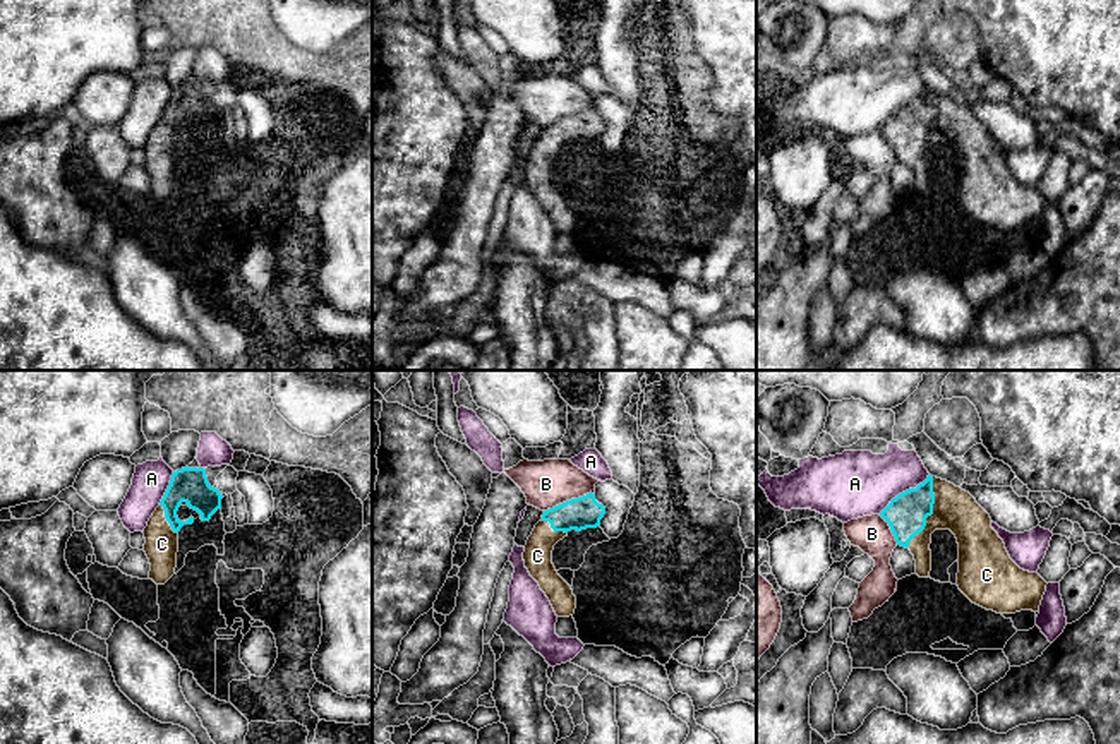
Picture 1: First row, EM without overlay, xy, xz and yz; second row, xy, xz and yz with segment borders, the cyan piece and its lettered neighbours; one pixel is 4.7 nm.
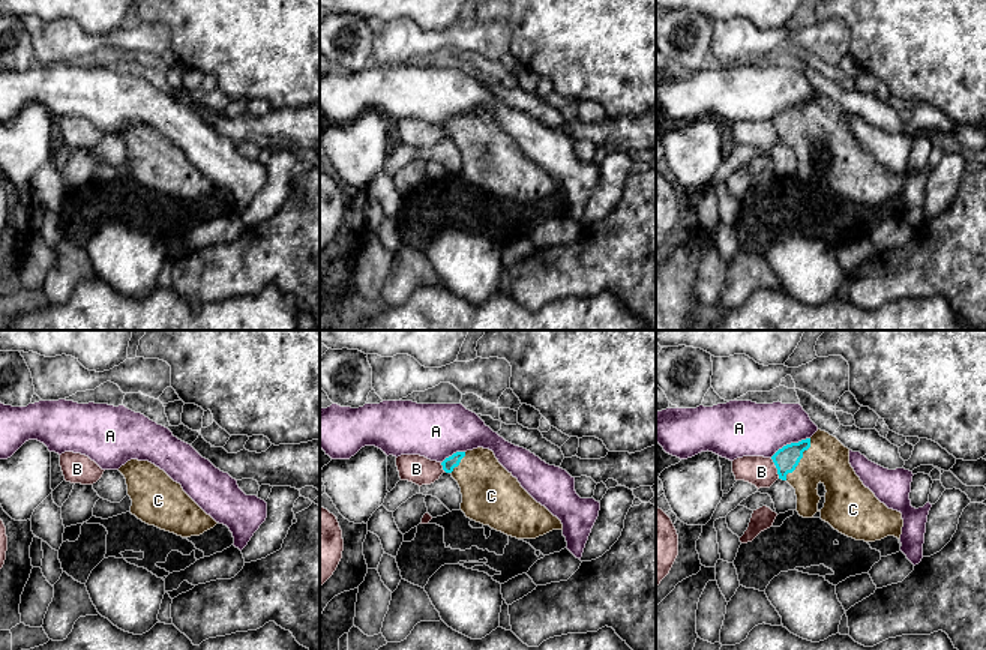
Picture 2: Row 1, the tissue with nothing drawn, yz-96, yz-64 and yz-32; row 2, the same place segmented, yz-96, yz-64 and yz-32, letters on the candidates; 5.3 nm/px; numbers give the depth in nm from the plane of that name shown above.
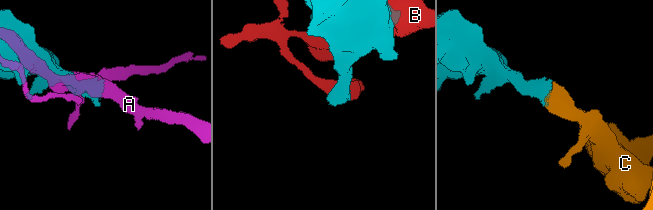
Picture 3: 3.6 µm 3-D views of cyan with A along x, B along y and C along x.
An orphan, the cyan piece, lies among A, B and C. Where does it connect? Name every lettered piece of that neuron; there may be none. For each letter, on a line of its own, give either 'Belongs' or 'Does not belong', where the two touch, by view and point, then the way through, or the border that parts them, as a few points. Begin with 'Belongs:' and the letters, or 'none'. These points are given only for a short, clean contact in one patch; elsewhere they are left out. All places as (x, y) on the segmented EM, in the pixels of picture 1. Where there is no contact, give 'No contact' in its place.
Belongs: C
A: Does not belong. Touches cyan at yz (906, 491)
B: Does not belong. Touches cyan at xz (568, 501)
C: Belongs. Touches cyan at yz (932, 513). Path across: yz (906, 515), (932, 513), (956, 510)

